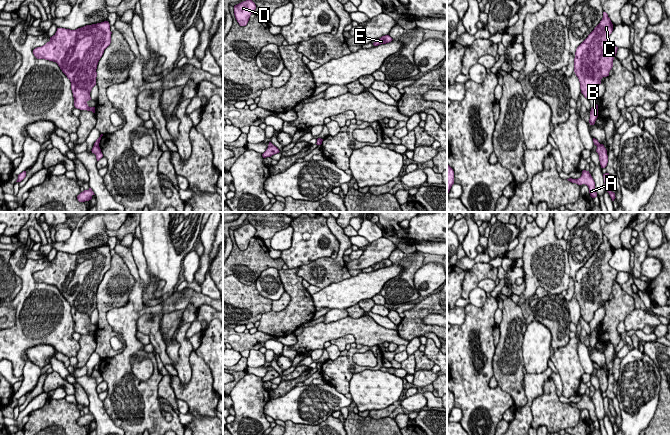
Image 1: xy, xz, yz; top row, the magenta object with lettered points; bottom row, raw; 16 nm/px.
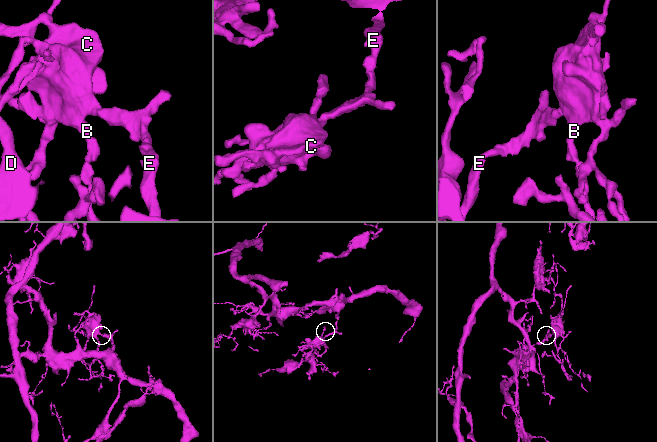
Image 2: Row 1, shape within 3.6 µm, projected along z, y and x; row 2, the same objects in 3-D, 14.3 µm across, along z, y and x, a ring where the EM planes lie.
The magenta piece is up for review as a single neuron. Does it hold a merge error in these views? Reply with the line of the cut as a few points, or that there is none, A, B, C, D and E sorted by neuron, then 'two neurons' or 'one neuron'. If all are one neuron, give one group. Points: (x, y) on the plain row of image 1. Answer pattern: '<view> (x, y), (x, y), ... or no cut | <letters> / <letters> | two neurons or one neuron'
xy (94, 368), (98, 370) | A / B C D E | two neurons

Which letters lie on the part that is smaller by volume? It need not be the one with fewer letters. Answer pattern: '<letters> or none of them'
A

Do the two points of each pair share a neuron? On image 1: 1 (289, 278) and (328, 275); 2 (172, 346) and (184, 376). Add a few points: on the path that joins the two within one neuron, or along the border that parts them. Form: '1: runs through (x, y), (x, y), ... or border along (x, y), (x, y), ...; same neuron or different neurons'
1: border along (298, 267), (297, 274), (303, 279); different neurons
2: border along (164, 340), (167, 355), (172, 360), (178, 361); different neurons

